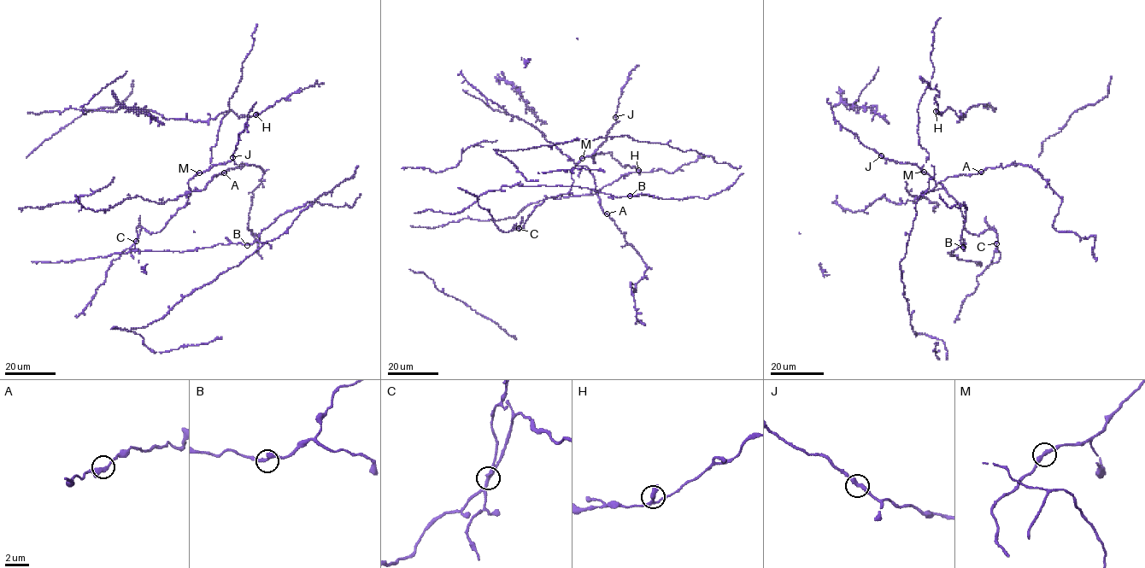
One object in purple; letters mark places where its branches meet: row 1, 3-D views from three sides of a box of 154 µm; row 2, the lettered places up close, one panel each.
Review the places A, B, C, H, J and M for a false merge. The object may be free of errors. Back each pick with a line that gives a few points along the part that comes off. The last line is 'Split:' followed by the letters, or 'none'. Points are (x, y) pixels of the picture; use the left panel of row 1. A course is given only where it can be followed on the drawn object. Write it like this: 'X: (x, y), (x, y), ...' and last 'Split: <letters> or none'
C: (136, 241), (139, 215)
Split: C

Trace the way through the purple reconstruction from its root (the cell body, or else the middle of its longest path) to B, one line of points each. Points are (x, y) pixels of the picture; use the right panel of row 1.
B: (958, 259), (951, 253), (952, 254), (960, 246), (965, 246), (963, 244), (963, 247)

